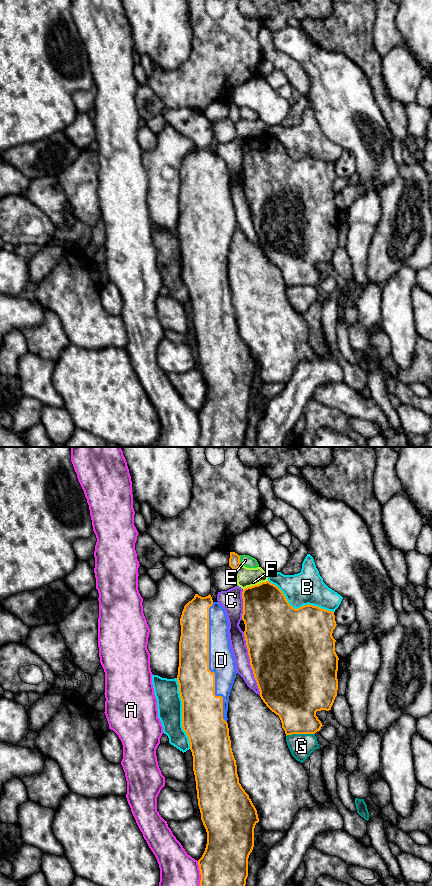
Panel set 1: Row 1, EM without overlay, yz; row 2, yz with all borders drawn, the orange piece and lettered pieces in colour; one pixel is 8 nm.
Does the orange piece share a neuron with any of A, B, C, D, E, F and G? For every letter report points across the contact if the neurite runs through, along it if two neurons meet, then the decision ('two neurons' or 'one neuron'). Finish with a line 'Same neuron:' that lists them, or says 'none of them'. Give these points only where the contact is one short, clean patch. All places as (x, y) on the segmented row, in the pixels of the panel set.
A: two neurons
B: two neurons
C: two neurons
D: one neuron
E: two neurons
F: two neurons
G: two neurons
Same neuron: D

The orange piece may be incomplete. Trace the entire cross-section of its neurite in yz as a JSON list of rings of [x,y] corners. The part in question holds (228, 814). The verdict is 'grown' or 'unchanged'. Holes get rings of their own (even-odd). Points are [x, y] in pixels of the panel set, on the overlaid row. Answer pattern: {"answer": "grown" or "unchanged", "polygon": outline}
{"answer": "grown", "polygon": [[[195,594],[194,598],[184,606],[180,625],[177,681],[182,700],[182,727],[189,738],[198,806],[207,832],[206,848],[198,860],[201,874],[200,886],[245,886],[248,877],[248,858],[254,847],[254,828],[259,818],[249,795],[239,783],[236,760],[229,736],[228,702],[237,674],[229,641],[229,623],[225,610],[218,602],[212,600],[210,594],[206,597]]]}

